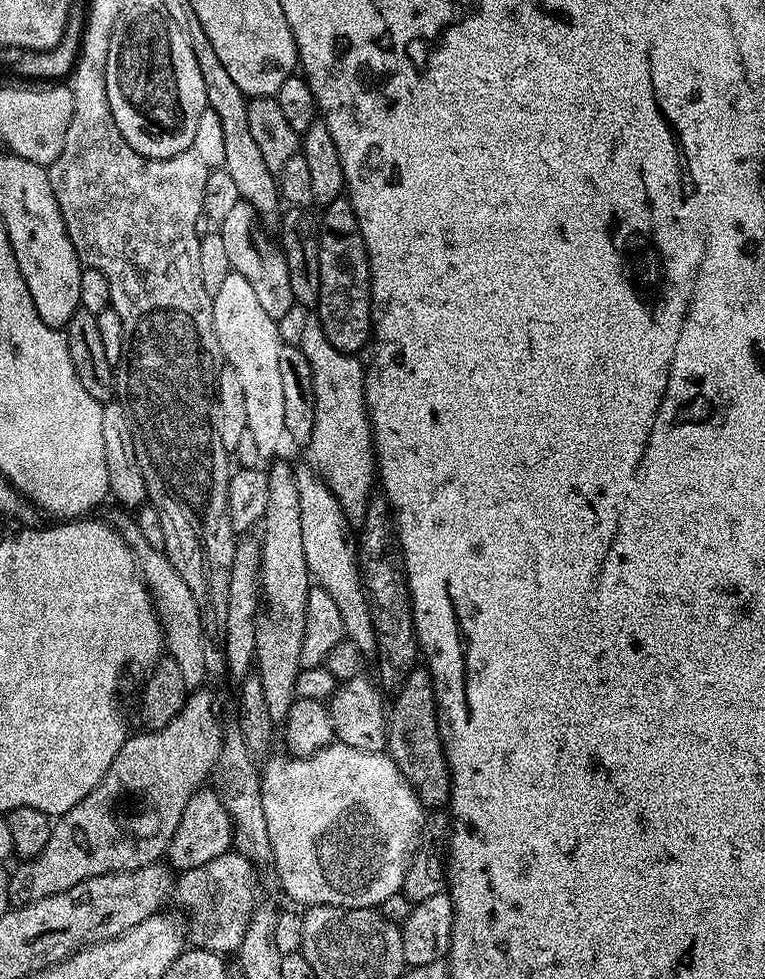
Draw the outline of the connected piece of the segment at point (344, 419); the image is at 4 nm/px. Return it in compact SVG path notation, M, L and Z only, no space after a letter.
M311 318L300 328L298 346L302 354L306 354L306 362L310 362L310 374L314 374L314 434L306 446L311 467L315 468L324 480L328 489L335 494L342 510L353 522L363 521L368 502L373 495L376 470L376 450L372 442L372 424L368 421L368 410L364 407L365 365L359 364L355 355L330 346L326 338L326 330L322 330L319 319Z

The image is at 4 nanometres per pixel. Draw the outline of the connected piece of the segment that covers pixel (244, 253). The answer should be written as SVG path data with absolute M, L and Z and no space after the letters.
M240 200L238 206L234 206L226 218L222 218L218 231L226 249L226 255L230 257L232 271L242 274L242 278L250 282L254 295L258 298L259 304L266 309L266 314L270 314L270 318L284 322L288 311L294 308L290 290L290 270L286 270L283 266L268 268L259 246L256 245L256 224L258 225L258 217L255 210L246 201Z

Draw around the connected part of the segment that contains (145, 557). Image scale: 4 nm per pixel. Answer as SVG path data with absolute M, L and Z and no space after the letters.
M116 510L110 517L110 523L117 532L123 536L126 546L132 551L136 558L140 579L148 587L148 593L152 596L152 603L156 606L156 617L160 620L160 628L164 631L164 646L167 655L178 662L178 671L182 674L182 682L190 690L201 687L204 675L208 672L208 664L204 661L204 627L198 614L198 606L194 603L194 594L190 594L190 586L182 582L182 574L174 570L174 562L163 550L150 546L146 538L142 535L142 530L138 530L135 515L124 510Z

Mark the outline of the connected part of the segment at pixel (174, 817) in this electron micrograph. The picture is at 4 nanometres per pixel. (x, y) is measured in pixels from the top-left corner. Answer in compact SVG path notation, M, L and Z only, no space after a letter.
M193 691L185 700L180 713L166 726L155 730L143 730L144 732L138 733L137 736L129 735L124 741L122 750L118 750L118 754L114 754L114 762L110 762L110 770L106 770L106 774L102 774L102 782L98 782L98 786L94 786L94 790L90 790L90 794L86 794L86 798L82 798L82 802L78 802L78 806L74 806L62 815L55 817L50 830L50 842L46 842L46 850L42 850L42 854L33 860L17 863L17 868L11 869L8 878L8 902L12 908L21 908L47 896L57 896L74 886L78 886L78 882L86 882L95 876L105 876L111 872L129 872L130 870L138 870L142 866L150 866L157 863L167 853L170 838L174 838L174 830L178 828L178 821L182 818L182 810L186 810L186 802L190 802L190 798L198 789L205 787L206 781L211 777L212 767L218 762L218 754L222 750L225 729L220 728L220 716L216 713L216 696L212 692L204 691Z

